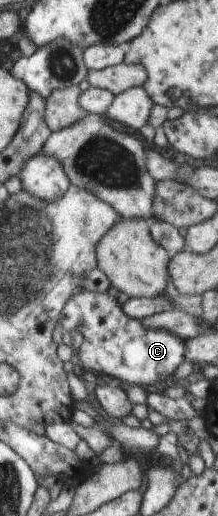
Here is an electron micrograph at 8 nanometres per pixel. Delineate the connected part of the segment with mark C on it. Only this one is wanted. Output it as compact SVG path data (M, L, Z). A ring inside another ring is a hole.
M80 290L64 307L64 317L59 324L64 330L77 335L79 365L95 374L102 372L115 383L148 387L152 383L166 381L184 363L187 355L185 338L166 328L149 328L142 320L126 315L122 298L114 298L108 292Z

